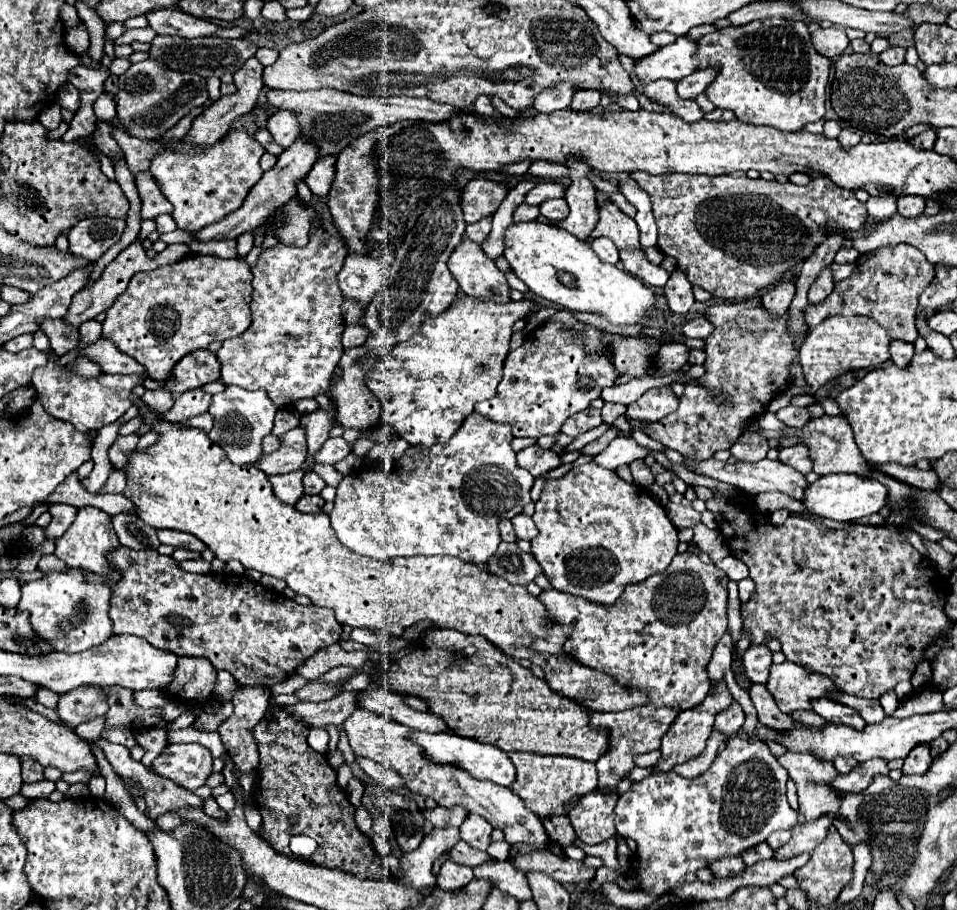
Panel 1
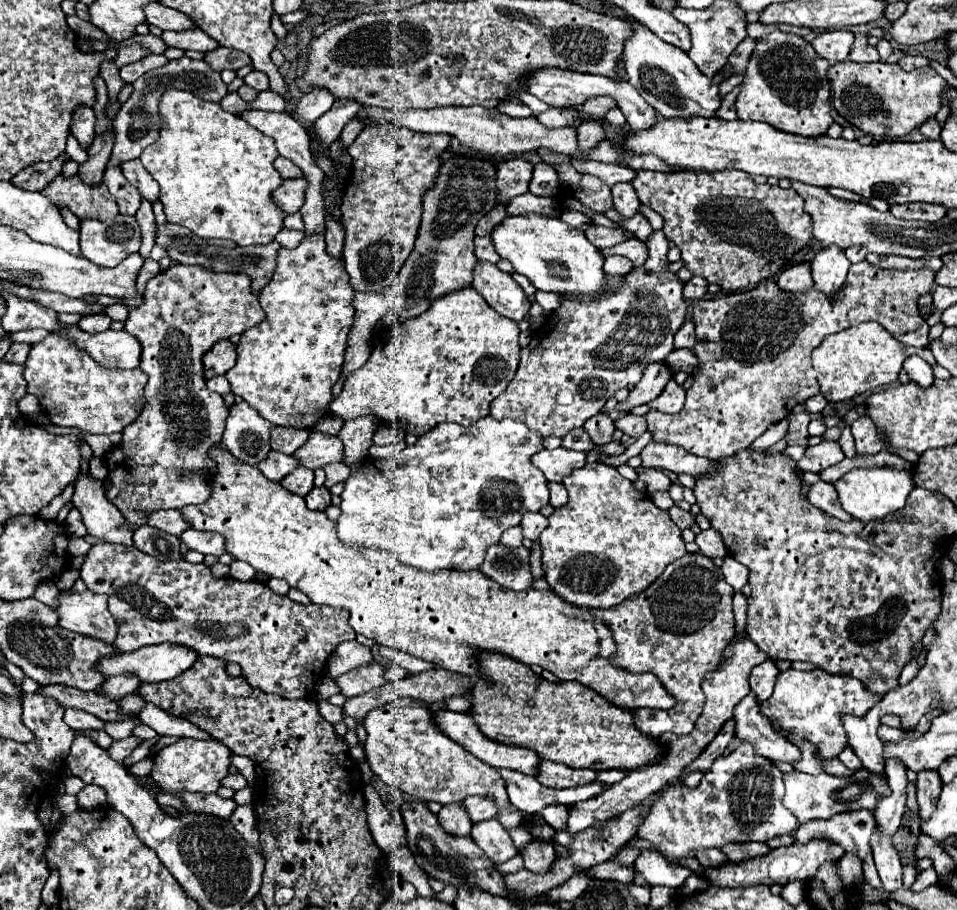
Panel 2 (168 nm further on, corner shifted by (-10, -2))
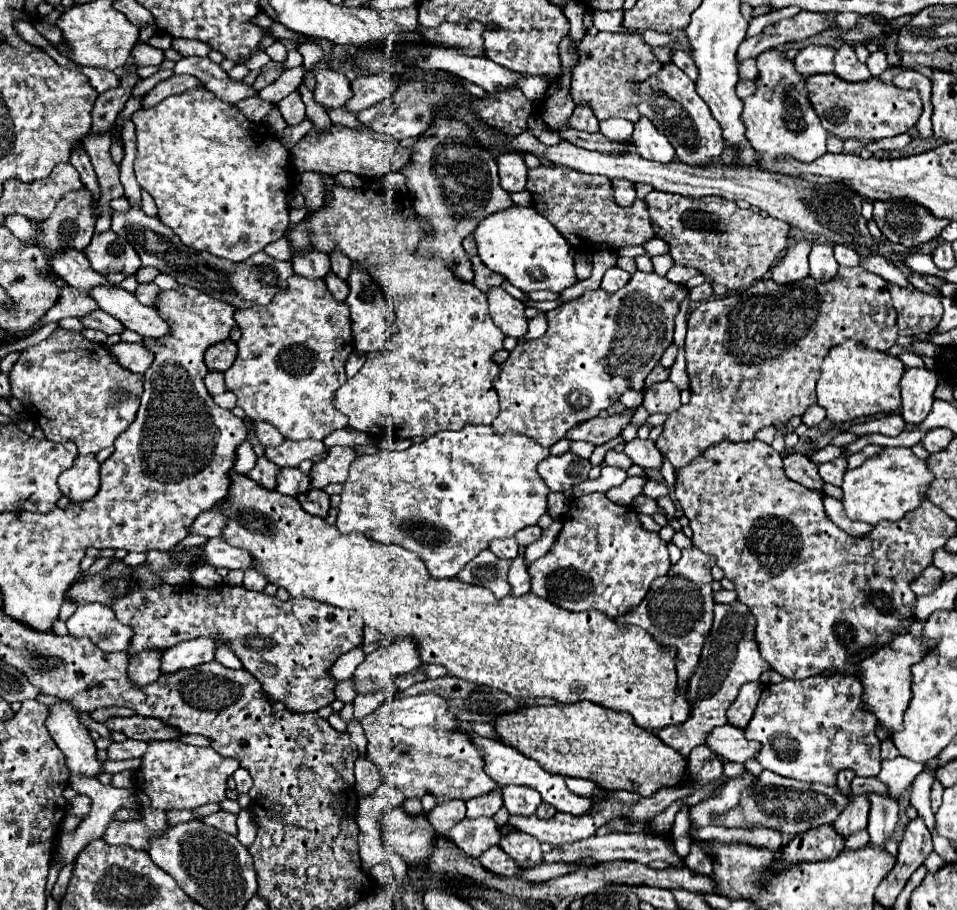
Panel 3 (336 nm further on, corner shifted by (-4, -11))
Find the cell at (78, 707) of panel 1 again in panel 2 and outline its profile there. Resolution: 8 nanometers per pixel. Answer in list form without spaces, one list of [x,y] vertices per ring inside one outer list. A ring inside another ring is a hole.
[[[124,673],[124,675],[112,675],[106,679],[106,683],[102,685],[100,693],[106,695],[108,699],[114,699],[114,701],[120,701],[122,697],[126,695],[132,695],[136,689],[138,689],[140,681],[138,681],[138,675],[134,673]]]

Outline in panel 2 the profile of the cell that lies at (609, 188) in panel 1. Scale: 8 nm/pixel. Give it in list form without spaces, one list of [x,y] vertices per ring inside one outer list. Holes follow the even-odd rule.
[[[642,205],[642,207],[640,207],[640,211],[642,211],[642,215],[648,219],[648,223],[652,225],[652,229],[654,229],[654,231],[660,231],[660,229],[664,227],[664,219],[662,219],[656,211],[652,211],[652,209],[650,209],[650,207],[646,207],[646,205]]]

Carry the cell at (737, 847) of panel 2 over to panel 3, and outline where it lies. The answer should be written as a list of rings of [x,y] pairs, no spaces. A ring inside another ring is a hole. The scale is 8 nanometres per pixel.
[[[694,842],[690,854],[686,856],[686,866],[700,874],[712,874],[714,872],[714,858],[706,848],[706,842]]]

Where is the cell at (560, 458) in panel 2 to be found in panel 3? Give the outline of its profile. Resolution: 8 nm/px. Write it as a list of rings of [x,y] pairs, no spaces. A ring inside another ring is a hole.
[[[566,452],[562,456],[548,456],[538,464],[538,474],[546,482],[546,486],[552,492],[566,492],[574,484],[580,484],[588,478],[590,472],[590,462]]]

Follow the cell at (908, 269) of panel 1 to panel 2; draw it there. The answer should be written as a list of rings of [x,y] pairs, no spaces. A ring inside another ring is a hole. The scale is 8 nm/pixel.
[[[860,261],[850,265],[846,283],[834,297],[814,287],[792,293],[780,289],[776,281],[766,281],[750,291],[698,299],[692,309],[698,371],[692,375],[694,383],[686,391],[686,405],[678,415],[658,411],[646,415],[654,441],[678,445],[714,461],[752,445],[770,425],[820,393],[810,353],[824,337],[856,323],[878,321],[894,339],[928,347],[930,327],[918,315],[918,297],[932,285],[930,269],[888,271]]]

